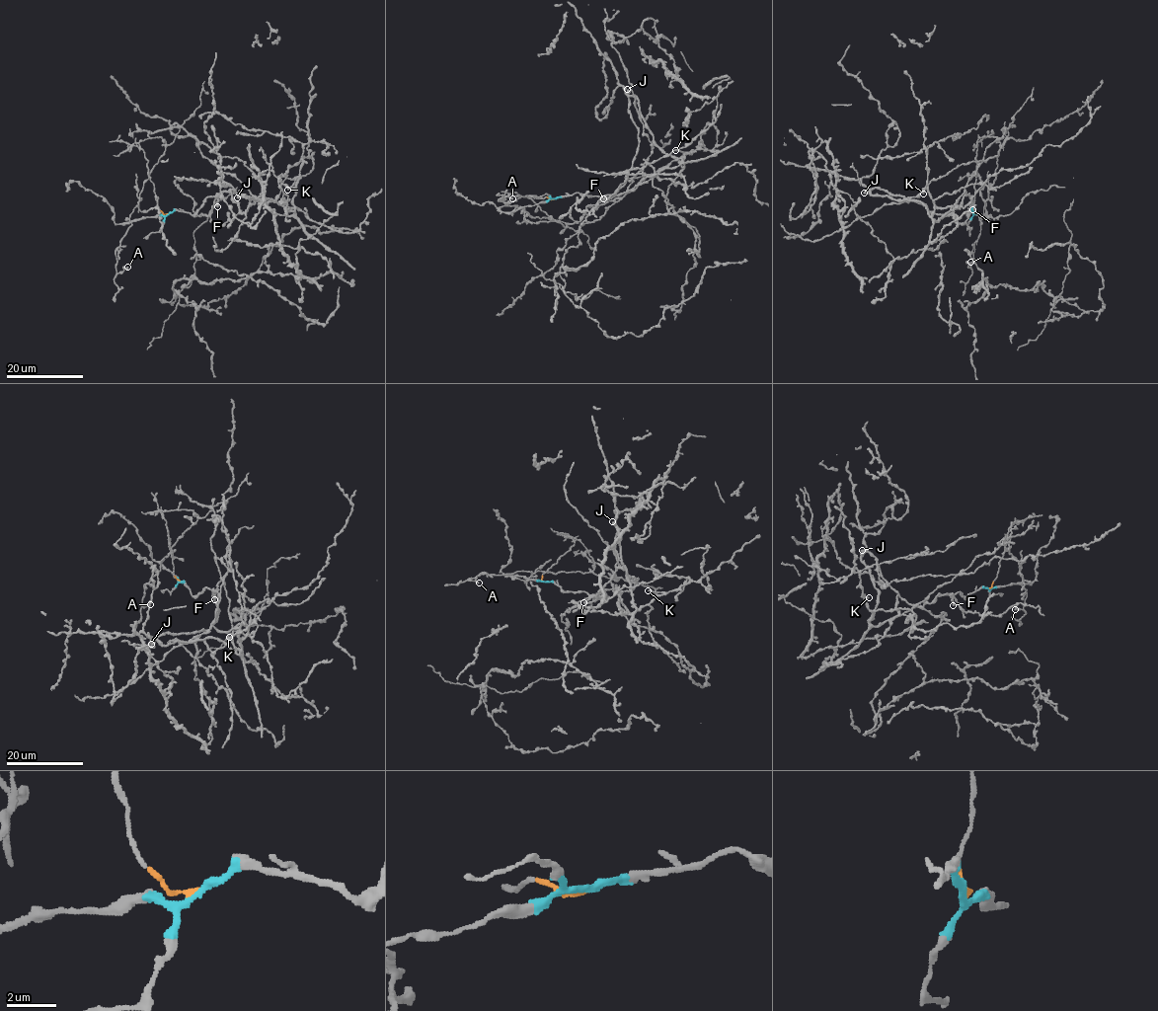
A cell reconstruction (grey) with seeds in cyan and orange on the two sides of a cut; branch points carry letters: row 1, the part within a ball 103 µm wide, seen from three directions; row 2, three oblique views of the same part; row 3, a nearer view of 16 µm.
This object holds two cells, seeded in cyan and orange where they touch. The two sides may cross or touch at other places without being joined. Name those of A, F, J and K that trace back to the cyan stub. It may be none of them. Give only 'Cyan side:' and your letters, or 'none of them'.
Cyan side: F, J, K

